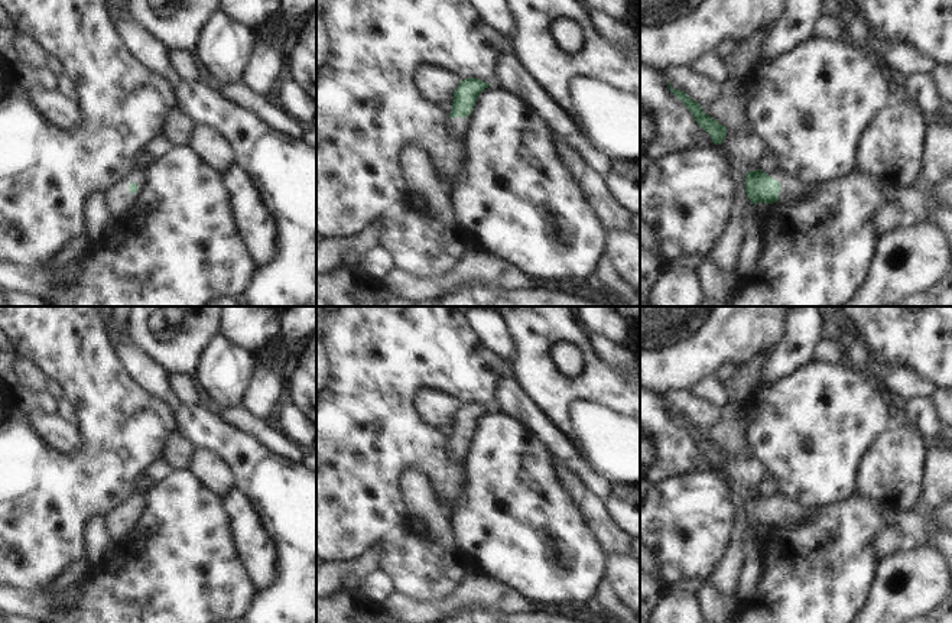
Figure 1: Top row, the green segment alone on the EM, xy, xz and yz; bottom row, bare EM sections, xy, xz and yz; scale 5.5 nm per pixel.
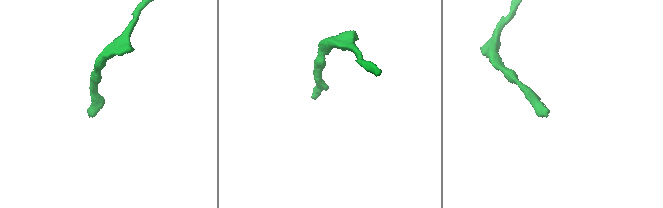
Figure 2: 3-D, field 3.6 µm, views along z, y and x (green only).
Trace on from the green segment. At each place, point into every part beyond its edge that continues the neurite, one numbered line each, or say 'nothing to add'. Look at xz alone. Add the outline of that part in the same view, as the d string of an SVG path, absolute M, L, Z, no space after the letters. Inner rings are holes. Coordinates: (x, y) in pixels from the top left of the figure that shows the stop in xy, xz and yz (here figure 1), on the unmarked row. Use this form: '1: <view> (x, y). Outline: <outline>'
1: xz (455, 451). Outline: M471 438L465 442L462 442L462 441L451 442L448 439L445 454L446 454L446 458L449 460L449 463L452 463L454 465L459 465L461 463L464 463L467 452L469 450L469 441L471 441Z

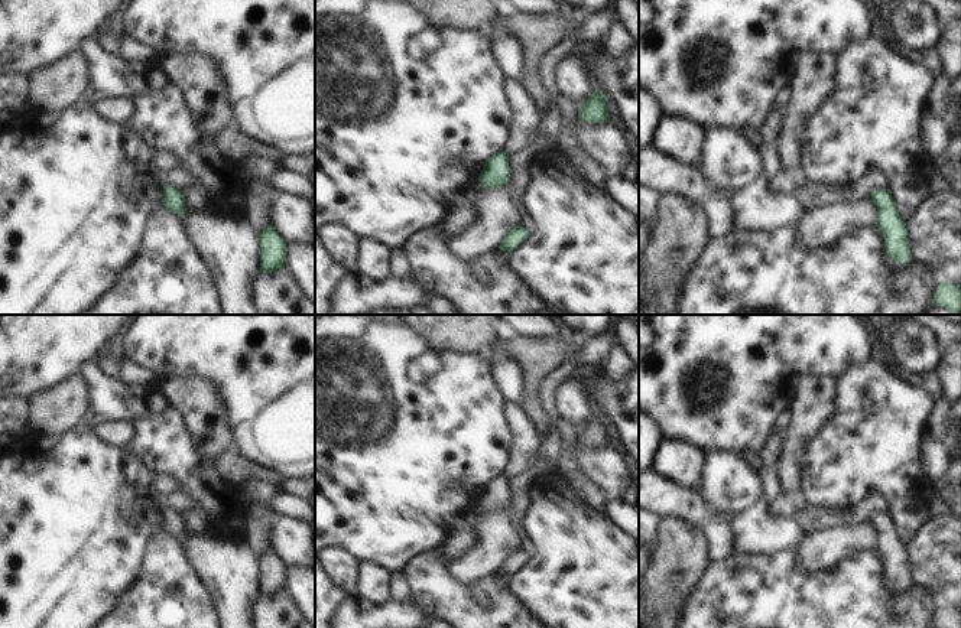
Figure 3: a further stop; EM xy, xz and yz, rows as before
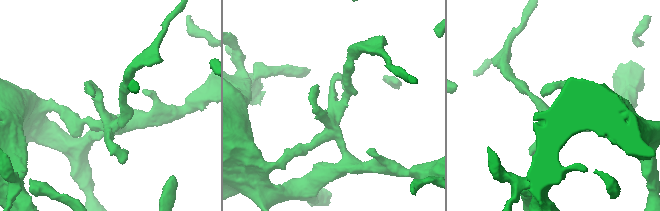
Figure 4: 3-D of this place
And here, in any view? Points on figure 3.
nothing to add

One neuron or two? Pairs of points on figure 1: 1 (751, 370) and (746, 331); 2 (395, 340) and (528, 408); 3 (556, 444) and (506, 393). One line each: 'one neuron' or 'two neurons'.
1: two neurons
2: two neurons
3: one neuron

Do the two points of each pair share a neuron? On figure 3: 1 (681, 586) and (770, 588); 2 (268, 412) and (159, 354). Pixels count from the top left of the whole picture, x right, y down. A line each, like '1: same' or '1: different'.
1: different
2: same

